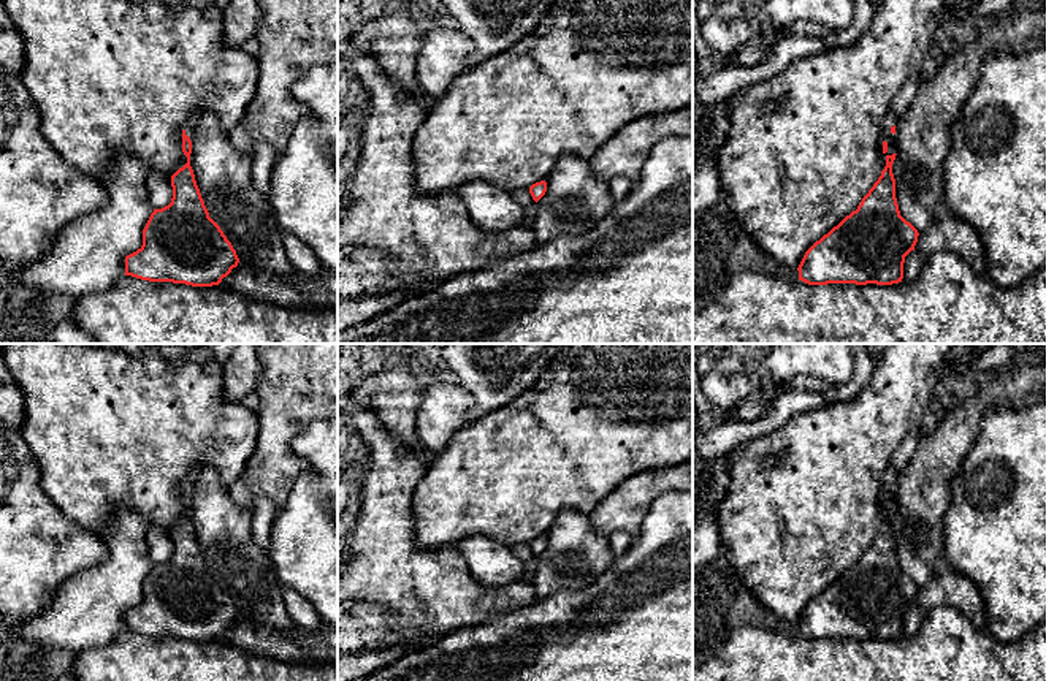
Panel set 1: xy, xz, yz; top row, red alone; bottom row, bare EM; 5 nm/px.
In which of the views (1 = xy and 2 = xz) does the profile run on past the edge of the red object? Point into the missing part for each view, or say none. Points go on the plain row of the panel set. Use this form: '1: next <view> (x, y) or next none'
1: next xy (192, 477)
2: next none

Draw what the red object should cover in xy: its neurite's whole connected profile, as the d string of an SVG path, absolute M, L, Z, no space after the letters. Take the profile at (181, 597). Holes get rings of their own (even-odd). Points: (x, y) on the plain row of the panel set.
M192 470L182 485L187 518L171 531L171 557L151 569L143 584L143 600L125 611L125 630L212 641L239 618L231 597L209 572L190 521L193 485L200 472Z

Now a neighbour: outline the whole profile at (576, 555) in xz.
M559 510L547 532L547 546L537 556L531 581L536 600L561 589L588 588L612 567L615 557L607 535L593 527L588 515Z

